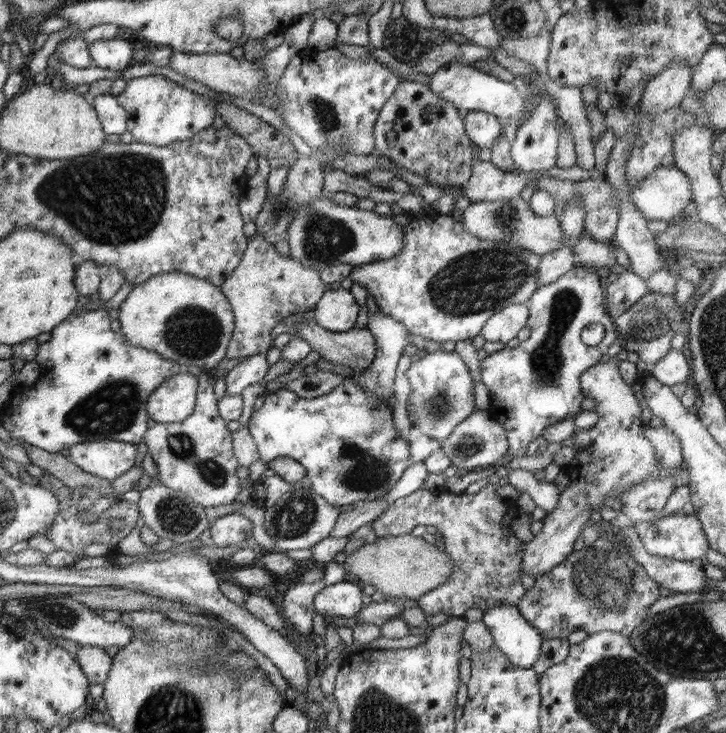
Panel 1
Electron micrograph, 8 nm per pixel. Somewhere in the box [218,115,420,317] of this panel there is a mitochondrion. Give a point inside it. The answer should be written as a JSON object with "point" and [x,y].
{"point":[325,239]}

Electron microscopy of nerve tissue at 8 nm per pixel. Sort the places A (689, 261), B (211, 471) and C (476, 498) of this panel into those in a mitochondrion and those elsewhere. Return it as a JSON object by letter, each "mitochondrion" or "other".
{"A":"other","B":"mitochondrion","C":"other"}

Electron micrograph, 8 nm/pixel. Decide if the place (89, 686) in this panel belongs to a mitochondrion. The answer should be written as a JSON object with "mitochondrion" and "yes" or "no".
{"mitochondrion":"no"}

